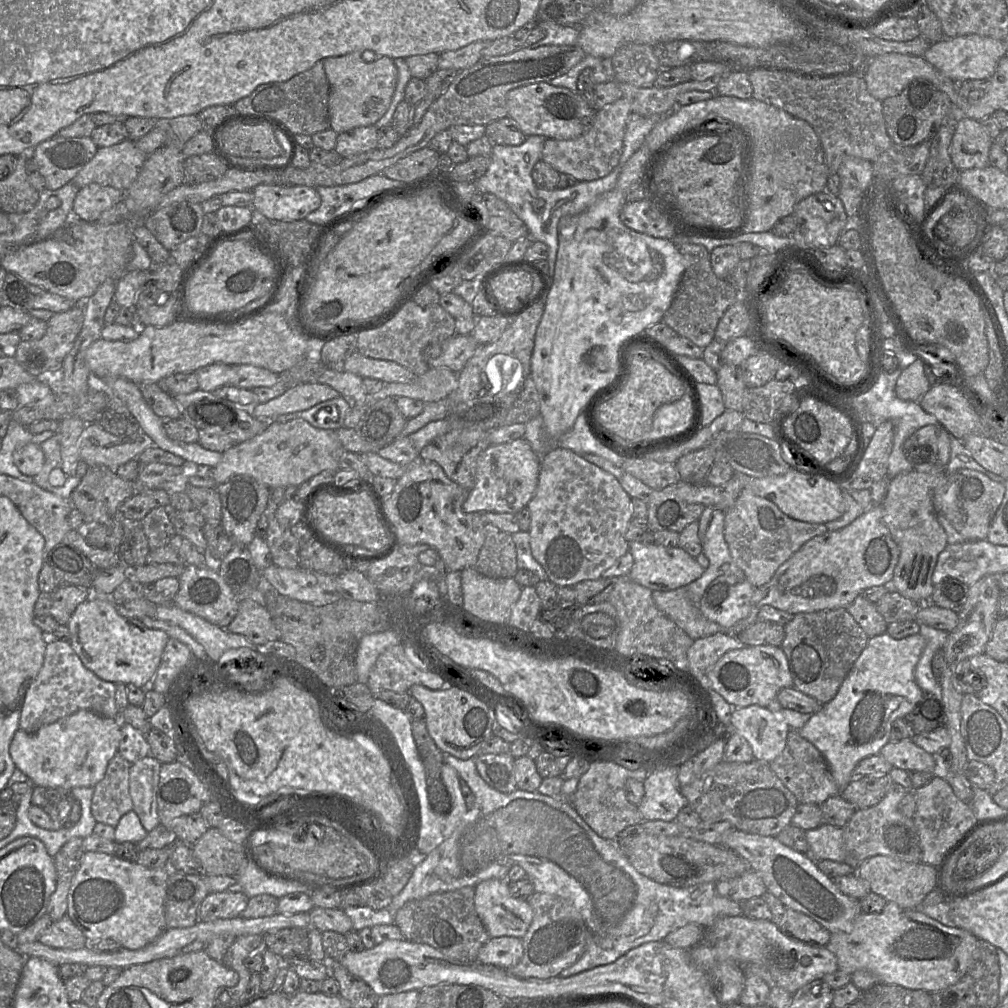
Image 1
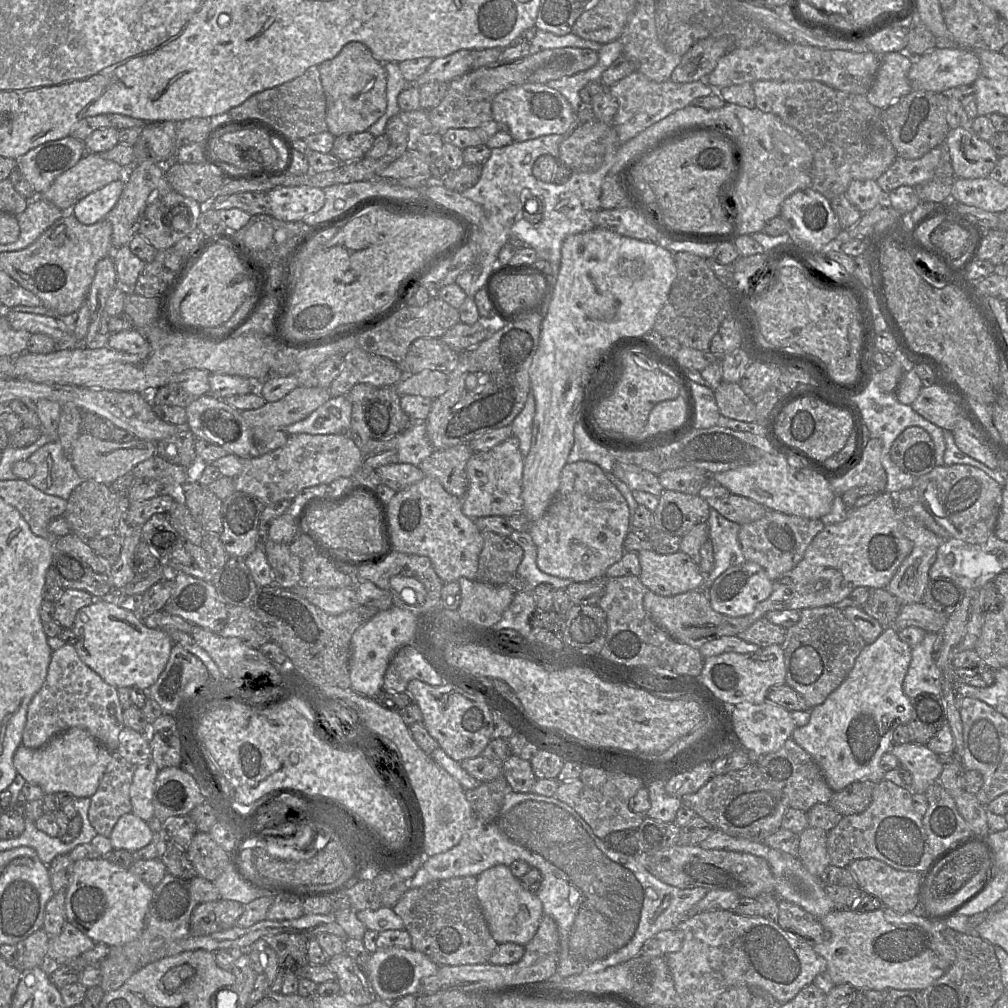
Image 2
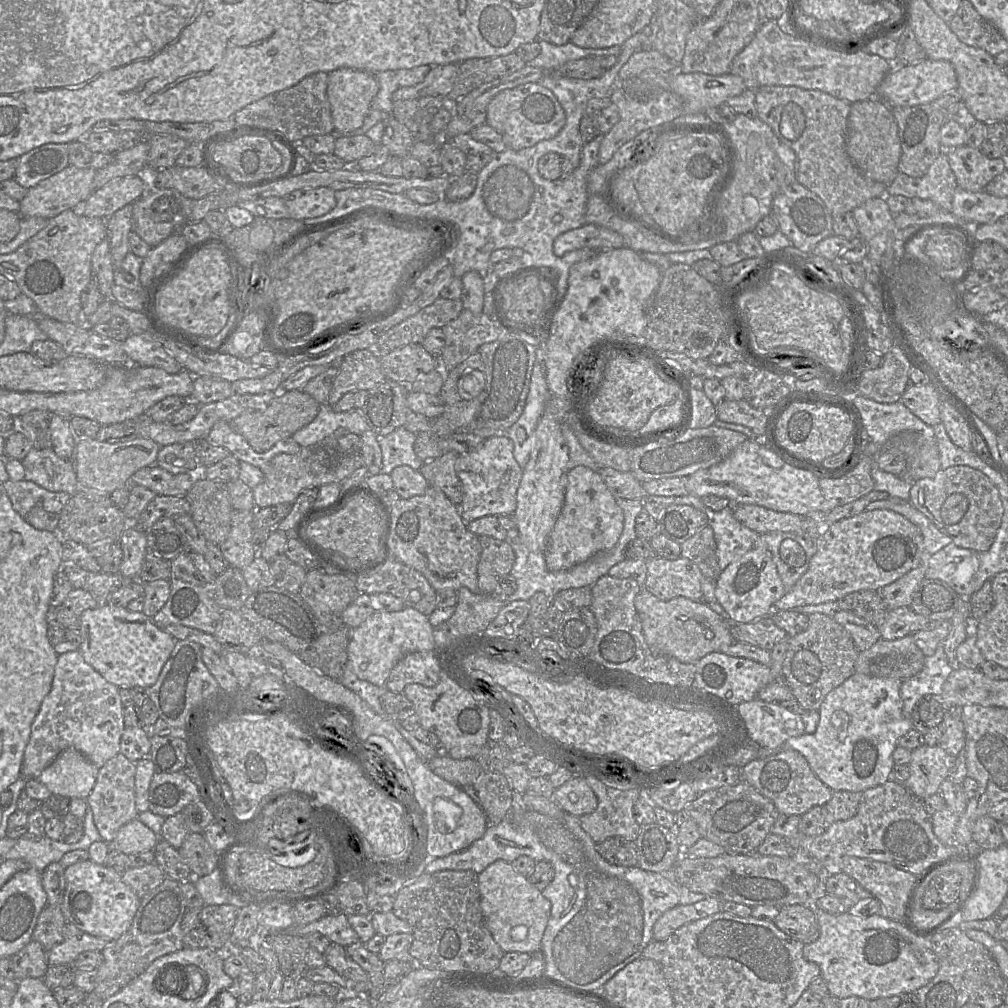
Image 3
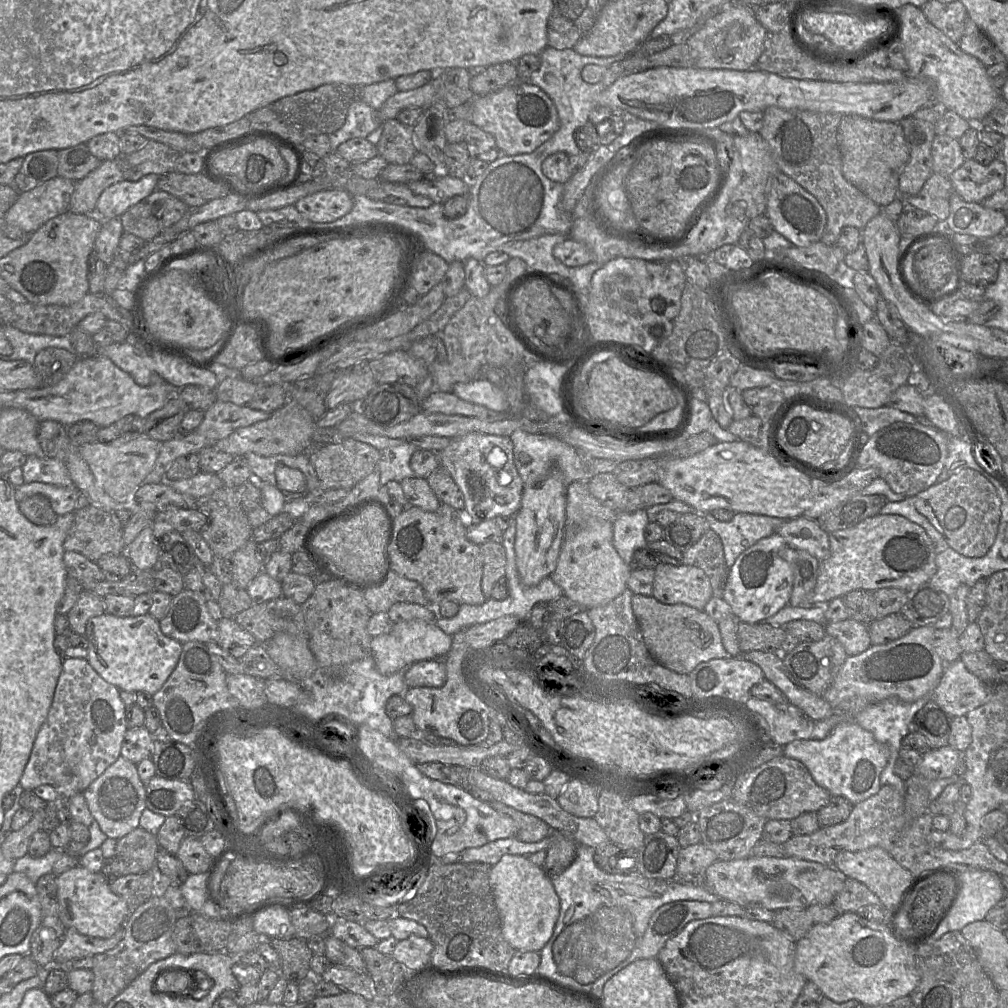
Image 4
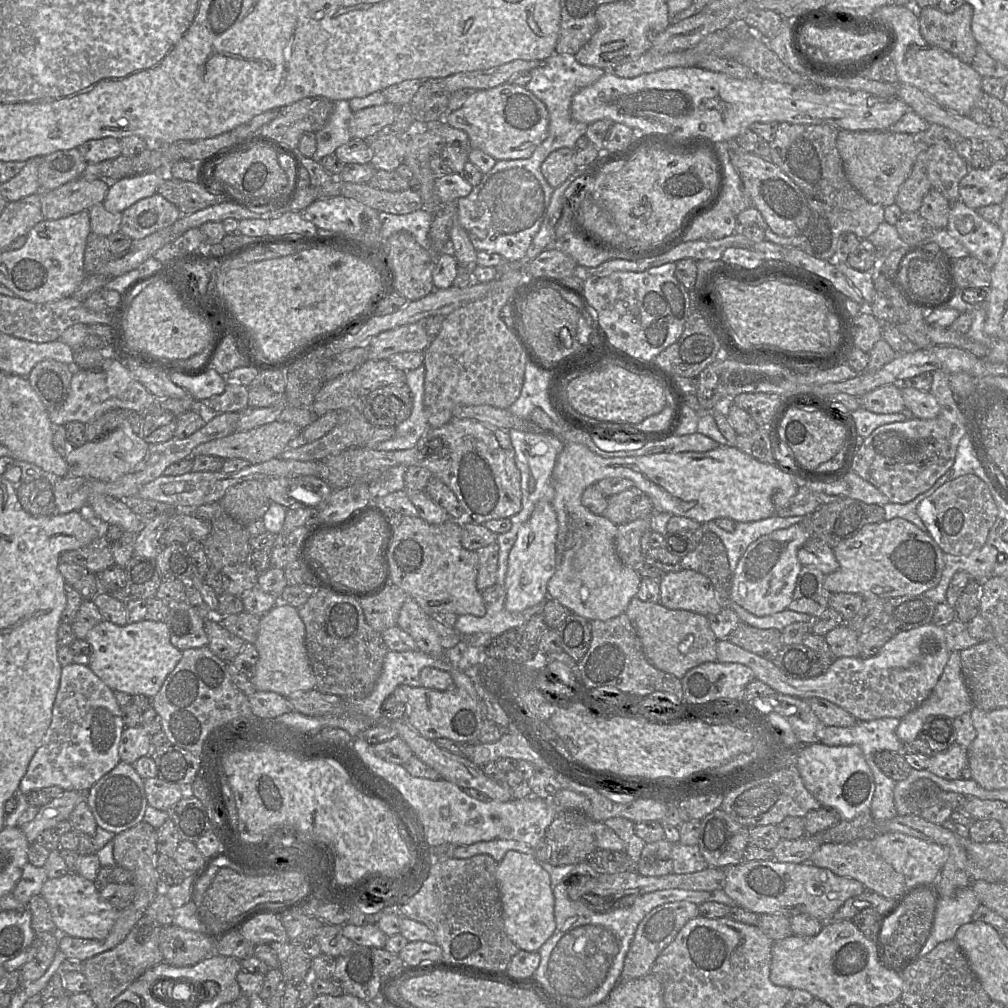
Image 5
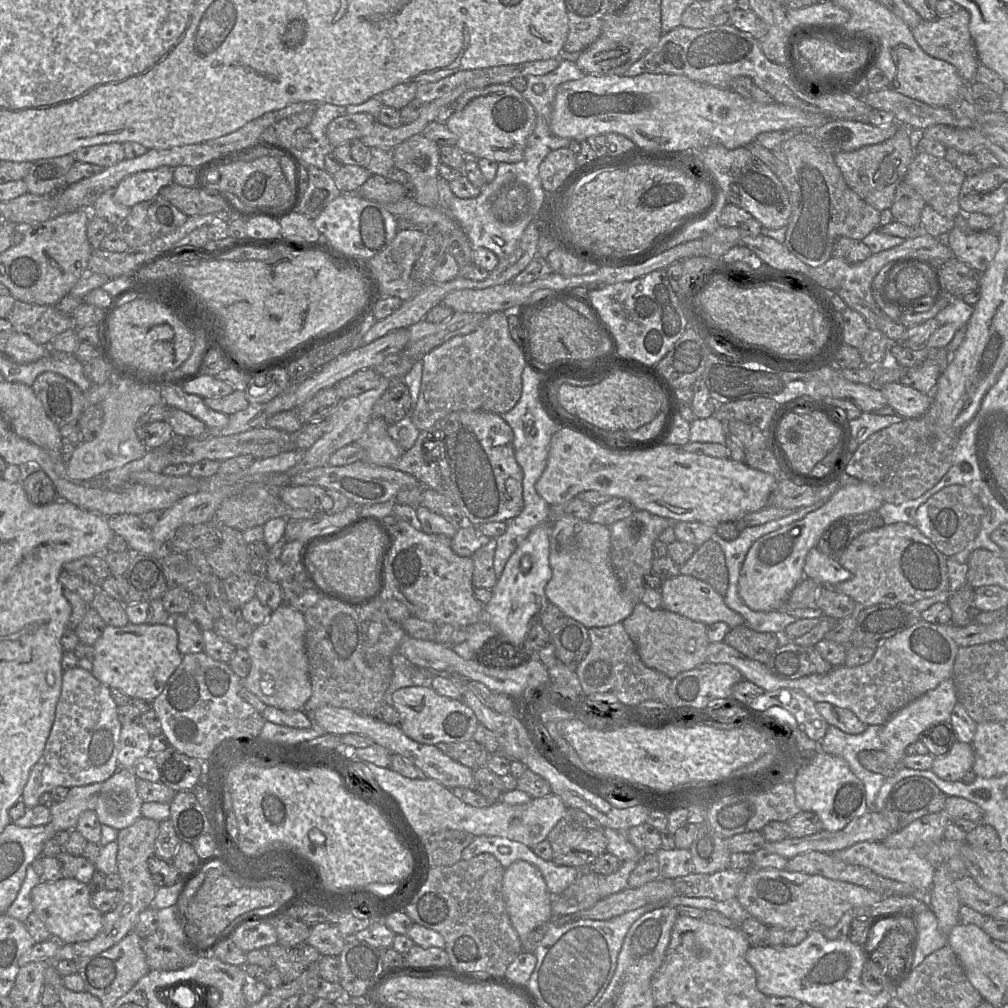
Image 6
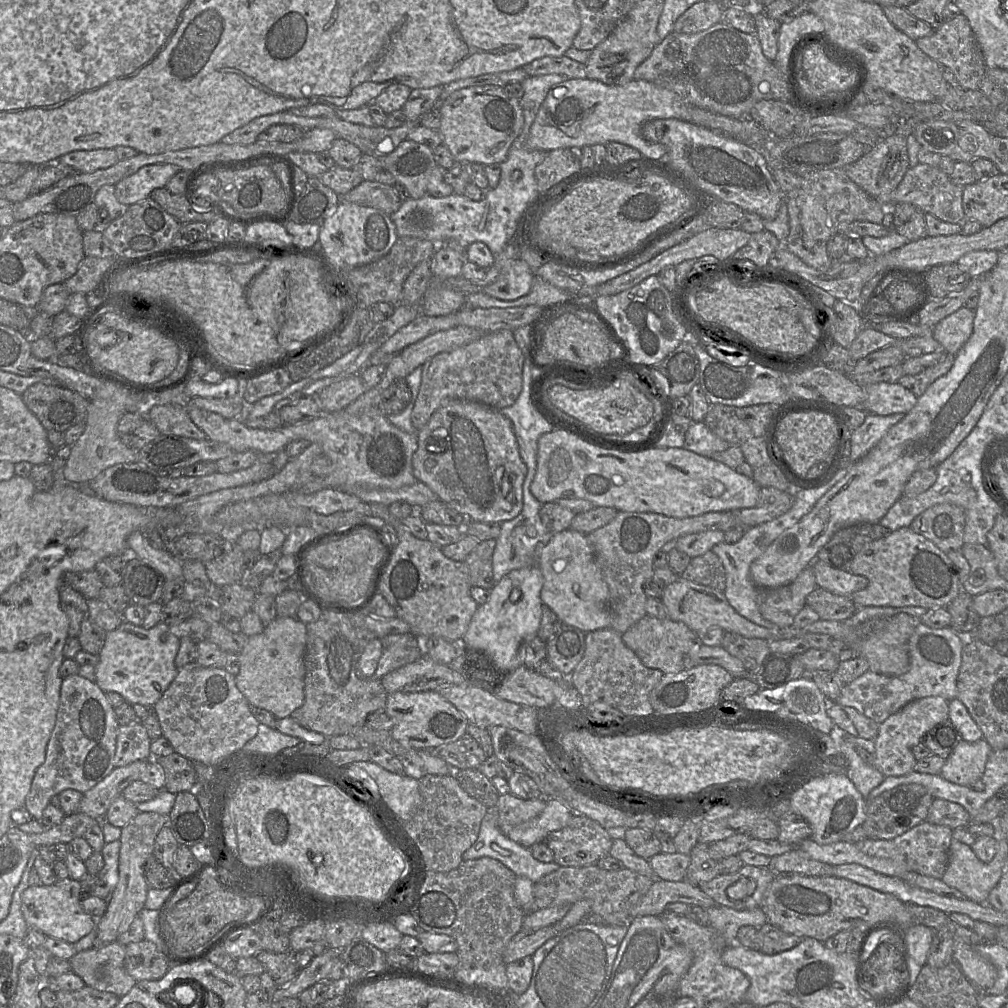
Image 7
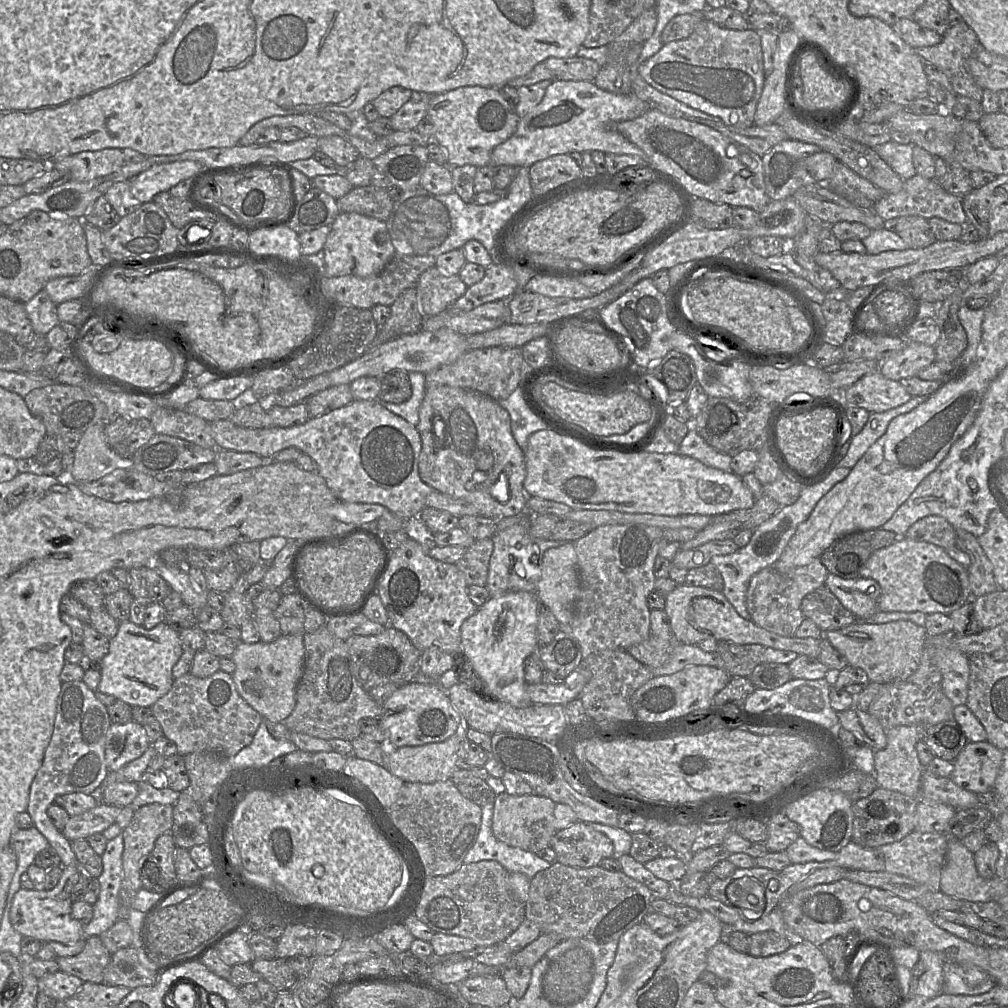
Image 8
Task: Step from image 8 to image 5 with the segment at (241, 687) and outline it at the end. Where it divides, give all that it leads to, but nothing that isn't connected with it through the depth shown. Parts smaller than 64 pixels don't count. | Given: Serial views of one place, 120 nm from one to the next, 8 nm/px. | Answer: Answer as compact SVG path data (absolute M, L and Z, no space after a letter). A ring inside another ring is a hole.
M279 602L261 617L258 635L253 643L258 652L256 672L249 679L257 691L272 691L288 697L297 691L316 689L316 677L305 644L306 628L298 608Z

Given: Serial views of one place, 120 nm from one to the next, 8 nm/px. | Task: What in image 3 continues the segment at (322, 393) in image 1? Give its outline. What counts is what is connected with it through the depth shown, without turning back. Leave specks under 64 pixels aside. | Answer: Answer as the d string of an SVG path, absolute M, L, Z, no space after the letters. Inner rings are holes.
M281 390L265 410L243 413L229 423L256 452L264 453L278 441L292 437L296 431L311 423L319 410L320 404L303 390Z

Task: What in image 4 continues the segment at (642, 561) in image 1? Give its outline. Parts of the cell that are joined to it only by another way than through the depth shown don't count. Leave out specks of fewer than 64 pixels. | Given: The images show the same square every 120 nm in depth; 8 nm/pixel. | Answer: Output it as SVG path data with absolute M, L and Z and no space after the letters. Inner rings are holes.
M659 563L654 568L652 596L662 604L686 604L704 611L713 593L702 569L686 564Z

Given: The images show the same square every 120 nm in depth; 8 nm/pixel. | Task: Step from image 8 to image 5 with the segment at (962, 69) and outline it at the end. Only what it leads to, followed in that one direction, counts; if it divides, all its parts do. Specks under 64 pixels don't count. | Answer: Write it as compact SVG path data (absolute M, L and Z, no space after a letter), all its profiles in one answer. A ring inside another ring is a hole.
M965 2L952 13L945 13L937 6L916 10L922 37L930 45L941 48L971 65L978 46L971 29L972 6Z

